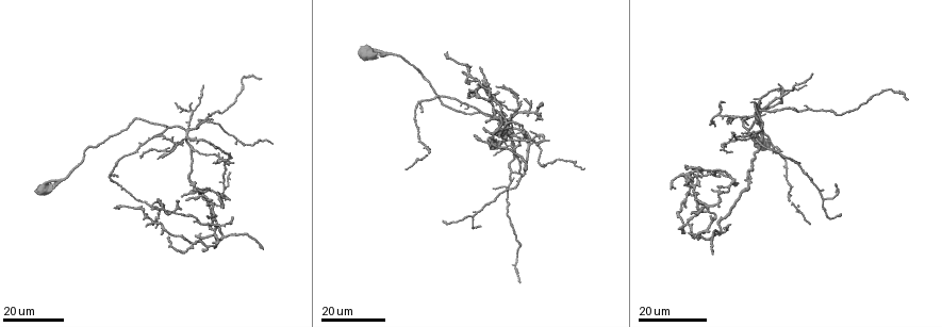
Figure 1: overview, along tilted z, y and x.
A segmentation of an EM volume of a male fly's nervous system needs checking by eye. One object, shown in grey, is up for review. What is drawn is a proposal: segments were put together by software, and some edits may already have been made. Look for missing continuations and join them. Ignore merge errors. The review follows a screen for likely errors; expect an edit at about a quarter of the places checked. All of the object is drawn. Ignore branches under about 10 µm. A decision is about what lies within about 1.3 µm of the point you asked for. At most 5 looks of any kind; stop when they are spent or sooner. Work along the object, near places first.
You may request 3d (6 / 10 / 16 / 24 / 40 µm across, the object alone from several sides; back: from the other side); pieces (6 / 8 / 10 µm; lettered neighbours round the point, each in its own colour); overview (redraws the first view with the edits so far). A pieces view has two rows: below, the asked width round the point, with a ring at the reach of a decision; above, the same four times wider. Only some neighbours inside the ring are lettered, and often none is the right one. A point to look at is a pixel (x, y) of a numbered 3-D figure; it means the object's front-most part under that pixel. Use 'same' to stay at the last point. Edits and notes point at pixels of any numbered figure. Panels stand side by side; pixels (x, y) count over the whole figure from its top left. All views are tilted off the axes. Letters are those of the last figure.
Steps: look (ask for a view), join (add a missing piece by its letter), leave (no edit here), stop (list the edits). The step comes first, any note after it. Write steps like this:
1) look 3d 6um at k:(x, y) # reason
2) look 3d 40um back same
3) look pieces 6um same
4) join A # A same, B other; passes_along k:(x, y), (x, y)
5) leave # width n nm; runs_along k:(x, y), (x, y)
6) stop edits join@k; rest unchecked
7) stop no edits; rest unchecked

look 3d 24um at 1:(813, 74) # an open end

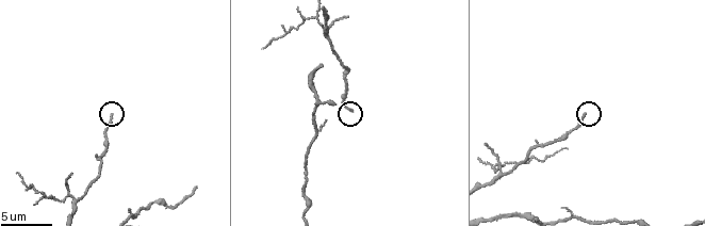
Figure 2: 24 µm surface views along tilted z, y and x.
look pieces 8um at 2:(353, 109)

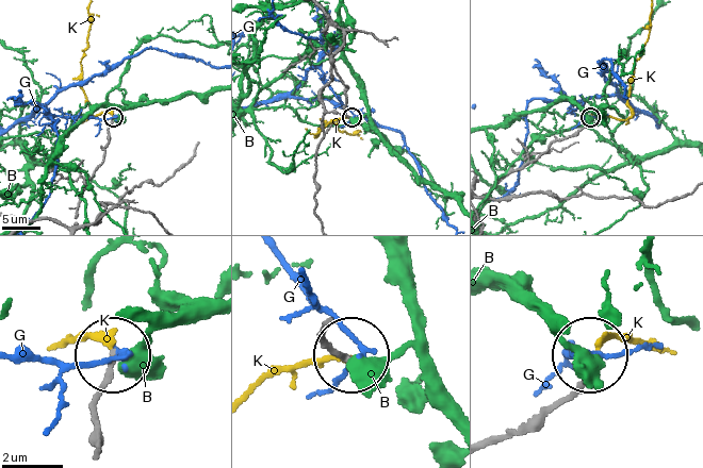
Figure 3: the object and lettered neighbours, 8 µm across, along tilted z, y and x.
join K # B other, G other, K same; passes_along 3:(100, 447), (95, 403), (111, 346), (62, 339); it goes on there

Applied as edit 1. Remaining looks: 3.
look overview

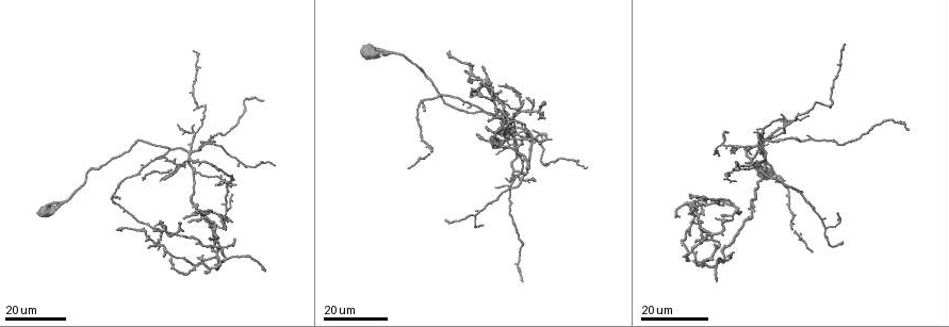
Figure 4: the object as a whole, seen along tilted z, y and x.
look 3d 24um at 4:(470, 97) # long arm stops here

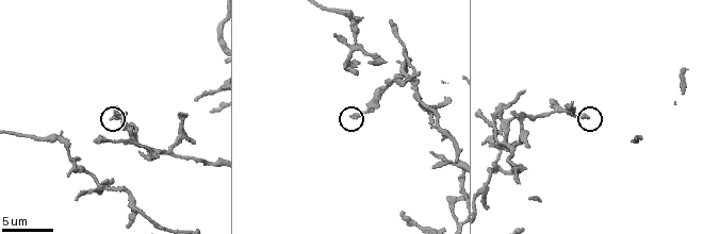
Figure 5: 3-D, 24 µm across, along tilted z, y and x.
look pieces 6um at 5:(351, 116)

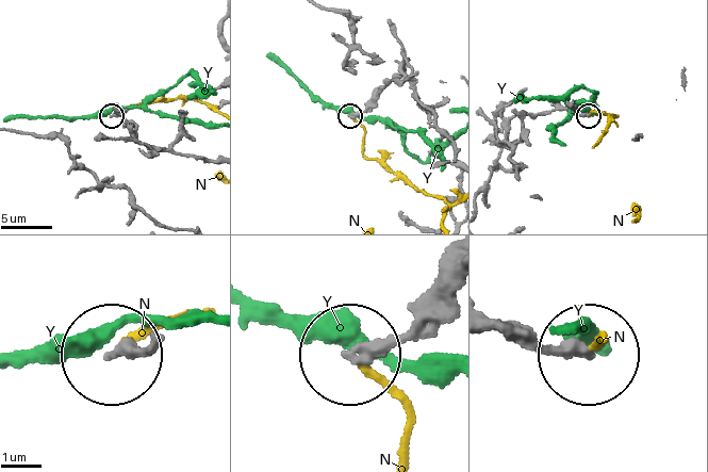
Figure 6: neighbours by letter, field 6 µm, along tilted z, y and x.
leave # width 260 nm; N other, Y other; runs_along 6:(495, 326), (582, 353); none of them fits

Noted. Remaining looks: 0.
stop edits join@3; rest unchecked

